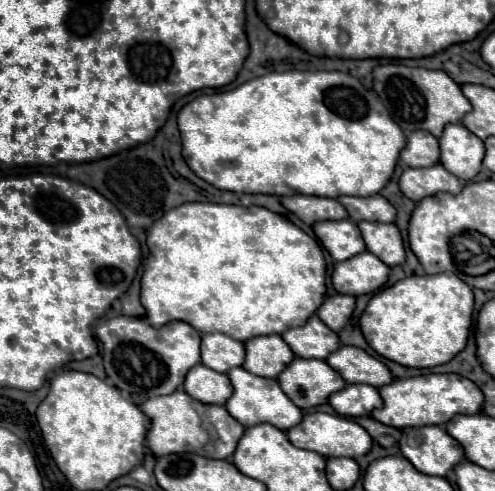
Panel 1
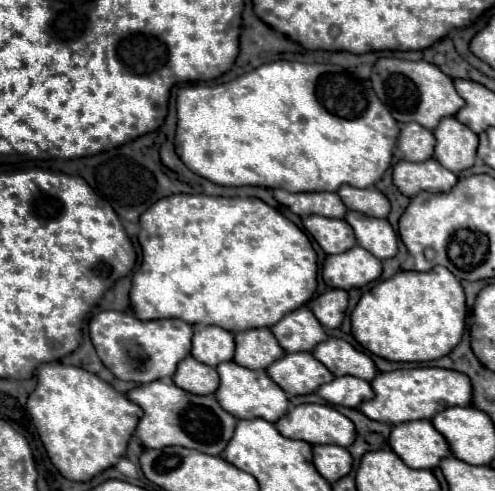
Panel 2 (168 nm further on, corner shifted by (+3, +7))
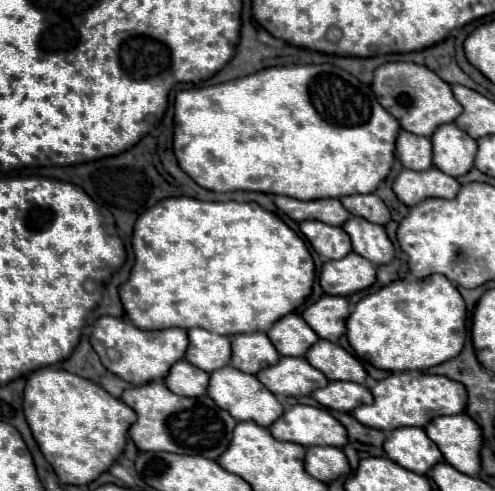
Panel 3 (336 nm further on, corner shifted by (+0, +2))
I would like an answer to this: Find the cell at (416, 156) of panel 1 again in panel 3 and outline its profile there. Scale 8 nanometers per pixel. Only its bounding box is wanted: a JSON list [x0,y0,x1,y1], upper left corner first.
[396,129,432,170]

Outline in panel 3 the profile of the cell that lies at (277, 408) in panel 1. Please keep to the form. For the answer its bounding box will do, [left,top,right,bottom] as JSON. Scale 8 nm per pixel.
[206,366,284,428]

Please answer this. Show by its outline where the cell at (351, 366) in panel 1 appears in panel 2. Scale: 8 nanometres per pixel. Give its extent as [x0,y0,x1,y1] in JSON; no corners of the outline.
[313,337,377,381]

